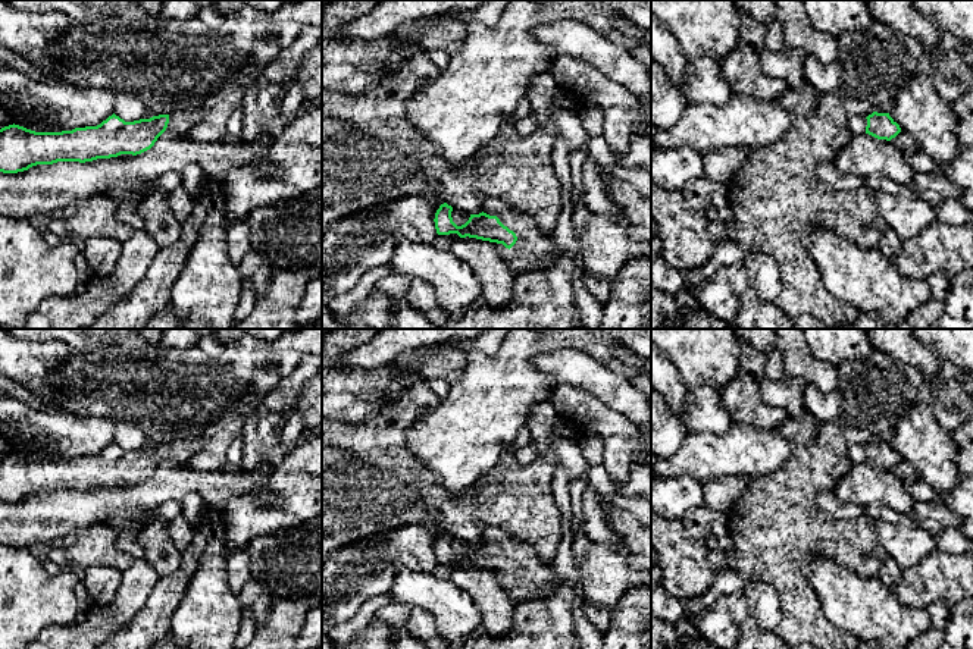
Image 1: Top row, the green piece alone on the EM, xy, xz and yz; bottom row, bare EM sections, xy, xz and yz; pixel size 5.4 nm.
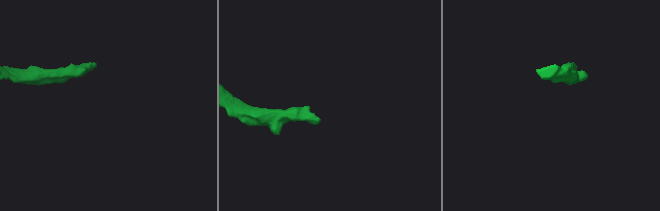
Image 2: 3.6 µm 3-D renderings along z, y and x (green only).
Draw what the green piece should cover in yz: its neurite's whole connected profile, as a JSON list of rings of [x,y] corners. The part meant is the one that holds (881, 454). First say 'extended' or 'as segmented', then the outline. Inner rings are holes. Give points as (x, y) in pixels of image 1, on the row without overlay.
extended; [[[873,440],[867,446],[852,445],[850,448],[850,460],[852,465],[869,463],[877,468],[891,470],[901,461],[901,457],[889,442]]]

